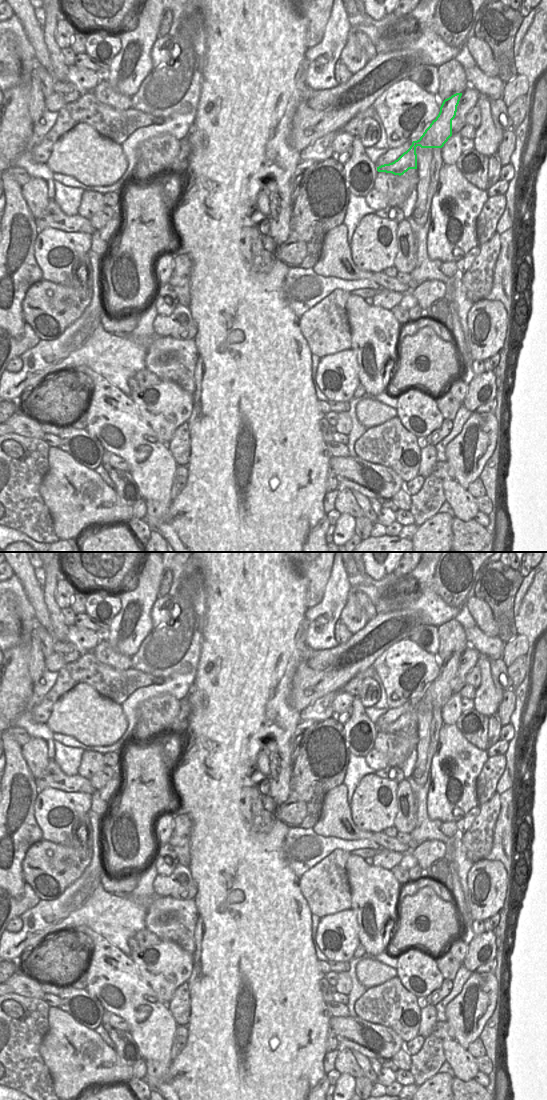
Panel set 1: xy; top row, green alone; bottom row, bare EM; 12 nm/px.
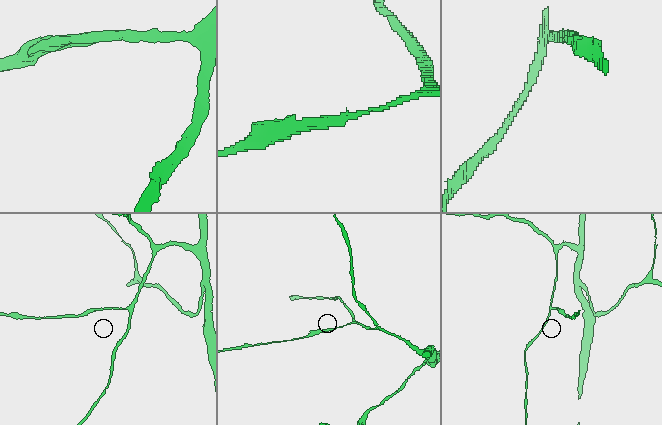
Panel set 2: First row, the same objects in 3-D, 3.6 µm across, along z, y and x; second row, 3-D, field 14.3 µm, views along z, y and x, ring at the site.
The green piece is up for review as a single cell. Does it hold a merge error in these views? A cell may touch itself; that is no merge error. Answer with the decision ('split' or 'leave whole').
leave whole

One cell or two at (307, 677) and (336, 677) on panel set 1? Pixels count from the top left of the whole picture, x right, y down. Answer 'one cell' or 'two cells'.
one cell

